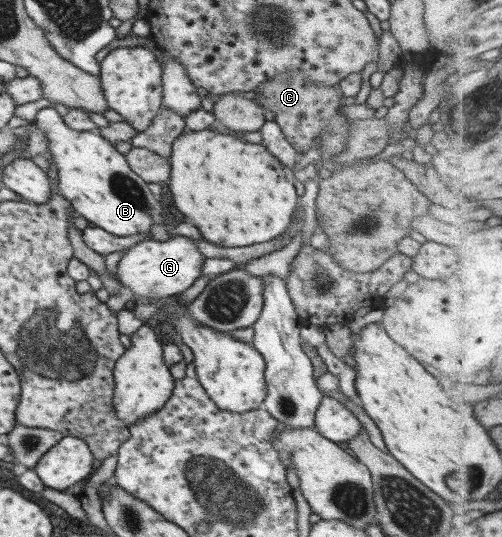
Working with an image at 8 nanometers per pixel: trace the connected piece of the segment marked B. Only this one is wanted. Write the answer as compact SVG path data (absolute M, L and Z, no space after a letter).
M55 109L37 111L33 123L44 132L47 153L57 169L56 191L72 206L75 213L116 237L149 233L151 224L162 224L159 198L147 189L147 183L128 168L115 147L97 131L69 128Z

